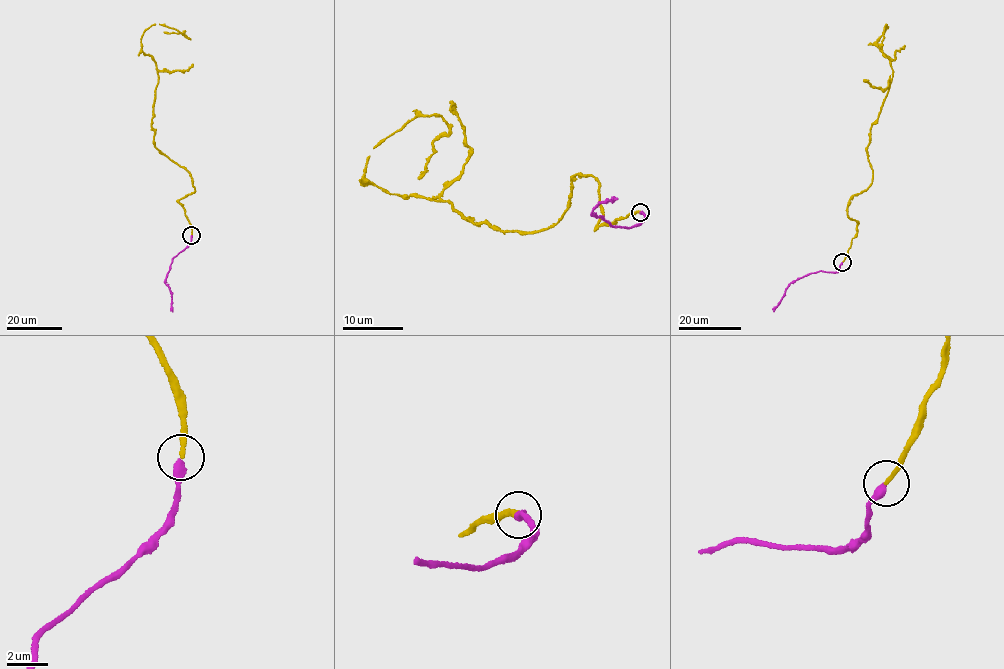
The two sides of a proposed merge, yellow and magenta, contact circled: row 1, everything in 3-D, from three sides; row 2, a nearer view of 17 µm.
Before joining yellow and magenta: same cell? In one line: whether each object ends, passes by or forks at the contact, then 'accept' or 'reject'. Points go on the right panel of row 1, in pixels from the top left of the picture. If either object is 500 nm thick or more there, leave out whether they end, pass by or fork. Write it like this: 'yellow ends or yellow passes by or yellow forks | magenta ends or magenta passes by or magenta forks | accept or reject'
yellow ends | magenta ends | reject

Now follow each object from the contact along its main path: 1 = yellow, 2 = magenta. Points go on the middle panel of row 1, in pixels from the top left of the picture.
1: (641, 212), (597, 226), (579, 173), (529, 232), (365, 185), (382, 140), (437, 115), (418, 179)
2: (641, 212), (645, 215), (639, 223), (614, 227), (593, 212), (601, 203), (612, 203), (616, 199)

